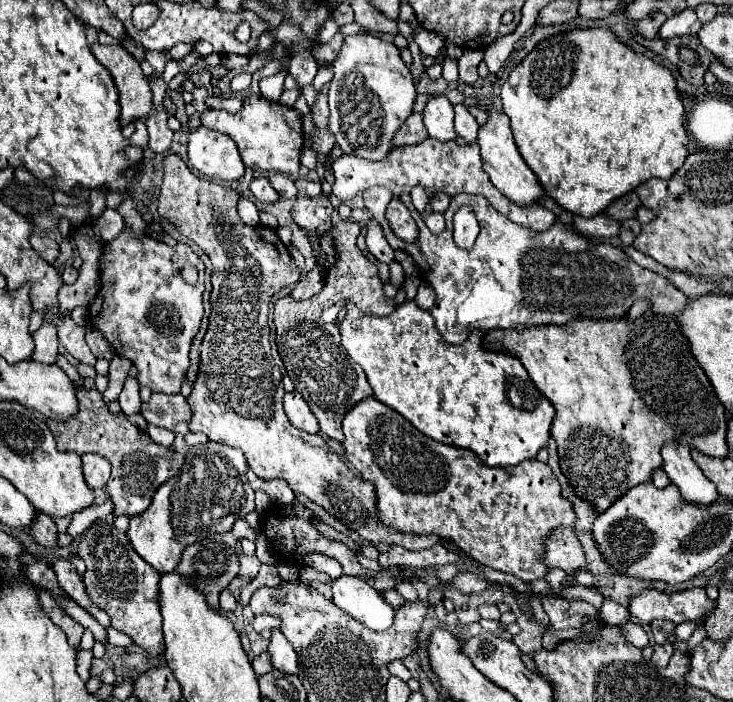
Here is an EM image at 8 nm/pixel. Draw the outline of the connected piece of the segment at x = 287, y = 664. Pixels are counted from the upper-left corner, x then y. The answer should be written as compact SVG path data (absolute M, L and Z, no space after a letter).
M272 629L270 645L268 645L268 655L272 661L272 667L284 673L298 673L298 657L296 651L292 649L290 641L282 635L280 629Z

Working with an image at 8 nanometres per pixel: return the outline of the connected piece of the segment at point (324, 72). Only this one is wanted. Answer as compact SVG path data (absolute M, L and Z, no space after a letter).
M322 66L313 81L313 86L317 92L320 92L323 86L332 80L334 72L330 66Z

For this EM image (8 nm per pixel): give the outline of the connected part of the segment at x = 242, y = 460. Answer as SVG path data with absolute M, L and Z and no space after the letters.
M212 441L198 445L198 449L192 447L180 473L160 485L144 513L130 519L126 533L136 553L160 573L168 573L176 569L188 545L232 529L234 521L242 519L254 507L254 489L248 483L246 471L248 461L240 449Z

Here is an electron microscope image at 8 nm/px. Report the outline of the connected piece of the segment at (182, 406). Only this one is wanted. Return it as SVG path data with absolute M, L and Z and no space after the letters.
M152 393L150 401L142 405L142 415L148 423L170 429L174 433L186 435L190 431L188 421L192 417L192 411L180 393L176 395Z

